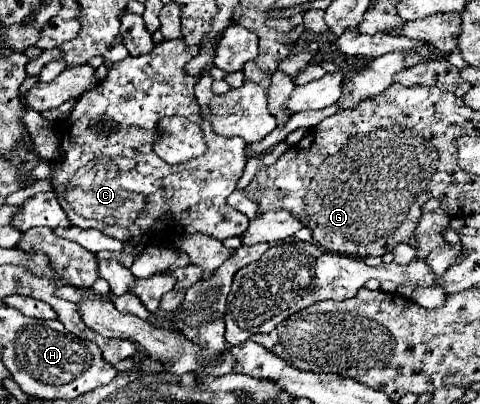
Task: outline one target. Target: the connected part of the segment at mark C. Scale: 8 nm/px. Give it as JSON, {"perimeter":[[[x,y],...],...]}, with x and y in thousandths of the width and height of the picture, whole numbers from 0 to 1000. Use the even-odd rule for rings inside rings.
{"perimeter":[[[369,94],[369,99],[344,99],[327,109],[302,139],[285,139],[285,144],[265,139],[260,149],[227,168],[227,183],[206,208],[206,218],[165,238],[148,282],[131,302],[123,302],[119,317],[123,317],[127,371],[131,371],[127,396],[119,396],[119,406],[94,406],[94,396],[81,391],[81,406],[56,426],[56,446],[73,450],[73,446],[102,441],[110,455],[110,475],[119,480],[123,505],[131,510],[148,554],[165,564],[185,564],[190,554],[227,587],[254,599],[285,589],[294,594],[294,604],[310,604],[315,587],[338,579],[344,564],[369,564],[377,584],[402,584],[419,574],[448,594],[469,594],[477,584],[498,584],[510,574],[519,540],[494,525],[485,510],[477,510],[473,485],[494,465],[494,450],[519,396],[515,386],[519,356],[506,342],[469,342],[448,332],[440,302],[419,292],[419,267],[402,233],[402,218],[415,203],[415,193],[394,188],[385,178],[385,158],[398,144],[406,144],[410,129],[415,114],[394,114],[385,109],[381,94]],[[356,282],[385,287],[396,300],[419,307],[435,361],[431,381],[377,411],[356,411],[348,401],[335,401],[335,391],[315,366],[323,337],[323,307],[340,287],[356,287]]]}

